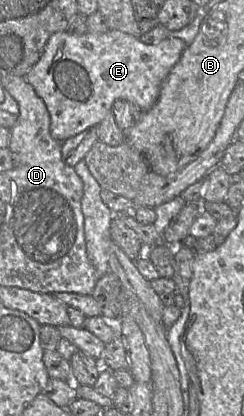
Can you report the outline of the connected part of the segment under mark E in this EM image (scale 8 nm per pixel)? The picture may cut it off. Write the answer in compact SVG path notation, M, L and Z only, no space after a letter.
M118 30L82 35L56 32L26 79L47 107L51 136L62 143L100 124L118 99L135 104L142 112L152 108L163 82L186 47L183 40L174 37L149 45Z

